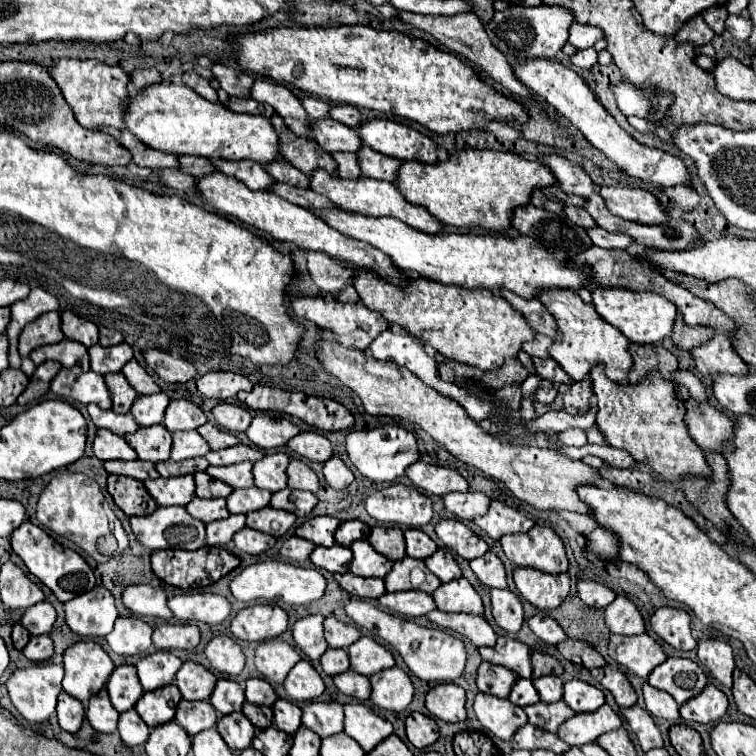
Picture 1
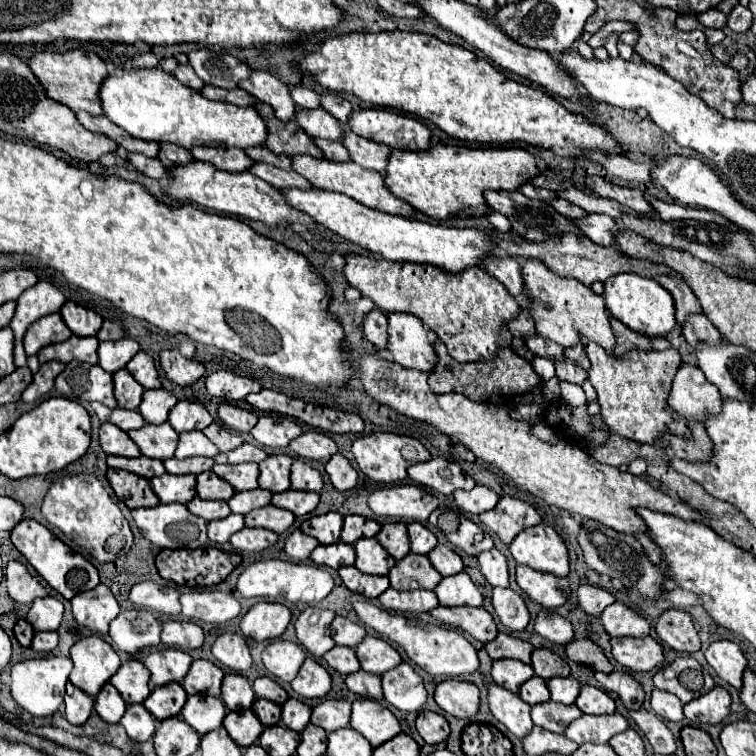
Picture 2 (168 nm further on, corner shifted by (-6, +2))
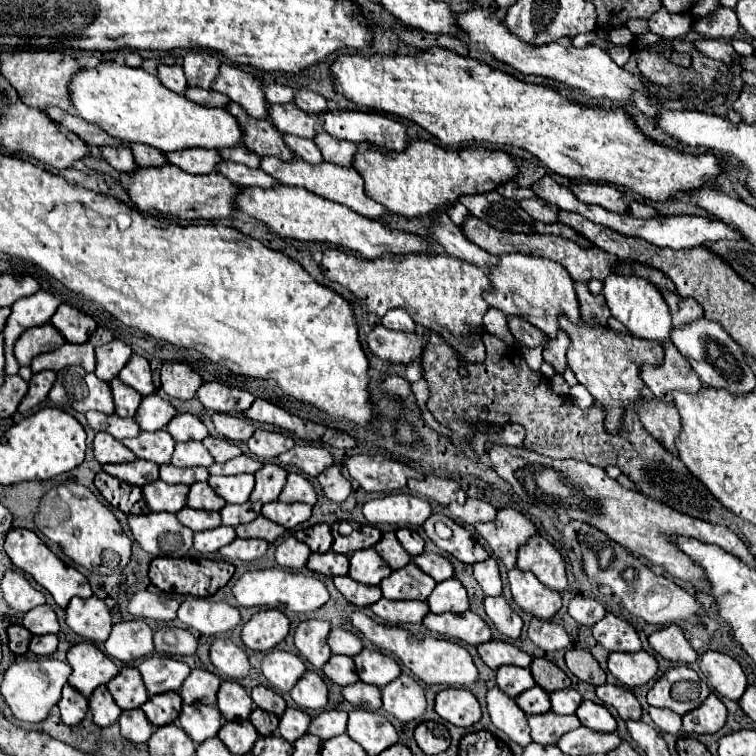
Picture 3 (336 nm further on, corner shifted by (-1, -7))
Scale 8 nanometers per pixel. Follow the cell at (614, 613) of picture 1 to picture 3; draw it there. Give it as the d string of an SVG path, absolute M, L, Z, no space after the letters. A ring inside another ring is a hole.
M607 614L593 626L593 638L609 652L633 652L641 650L637 630L619 616Z

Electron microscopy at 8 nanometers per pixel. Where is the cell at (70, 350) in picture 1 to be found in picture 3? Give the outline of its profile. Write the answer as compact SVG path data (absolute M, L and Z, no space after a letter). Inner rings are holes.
M83 342L83 344L63 344L61 348L47 352L47 354L39 354L33 362L31 362L31 370L33 372L41 372L41 370L61 370L65 366L73 366L79 364L83 366L87 372L95 372L95 352L93 352L93 344L91 342Z

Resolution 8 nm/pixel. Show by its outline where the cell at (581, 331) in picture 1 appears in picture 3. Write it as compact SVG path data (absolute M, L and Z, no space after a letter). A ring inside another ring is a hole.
M505 254L499 256L499 262L489 270L491 290L483 298L491 308L503 310L507 316L521 316L537 326L543 334L555 336L559 330L557 316L563 312L571 322L579 322L579 302L575 294L575 286L567 270L563 266L551 262L549 258L539 256L523 256L523 254Z

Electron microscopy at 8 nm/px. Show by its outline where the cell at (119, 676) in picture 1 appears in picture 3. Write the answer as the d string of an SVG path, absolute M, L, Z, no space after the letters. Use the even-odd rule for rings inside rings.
M133 666L121 668L121 672L107 684L107 688L121 710L139 708L149 698L147 690L143 686L143 678L141 678L139 670Z

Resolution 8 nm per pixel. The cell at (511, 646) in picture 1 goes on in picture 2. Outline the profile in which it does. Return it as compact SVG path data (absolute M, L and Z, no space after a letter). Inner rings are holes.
M498 633L498 637L490 643L486 643L486 651L492 659L516 659L522 663L530 663L530 653L532 653L532 645L512 637L508 633Z

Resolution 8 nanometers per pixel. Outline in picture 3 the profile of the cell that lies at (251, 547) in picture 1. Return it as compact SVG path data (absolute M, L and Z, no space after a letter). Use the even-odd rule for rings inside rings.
M235 538L231 544L223 546L219 552L227 560L251 562L251 560L261 558L267 552L267 546L269 544L265 540L239 540L239 538Z

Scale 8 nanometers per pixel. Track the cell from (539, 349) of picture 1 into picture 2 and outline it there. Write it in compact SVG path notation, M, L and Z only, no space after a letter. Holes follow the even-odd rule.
M520 311L518 319L510 321L510 333L514 337L520 337L520 339L536 335L536 327L534 327L534 321L532 321L532 317L530 317L528 311Z

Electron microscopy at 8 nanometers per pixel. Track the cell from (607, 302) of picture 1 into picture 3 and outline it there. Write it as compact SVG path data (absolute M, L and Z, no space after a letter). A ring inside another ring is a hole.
M609 274L605 278L605 286L603 286L603 294L607 298L607 306L611 310L611 314L625 324L625 328L639 338L647 338L647 340L655 340L655 342L663 342L669 338L671 334L671 314L669 314L669 306L663 300L659 288L655 284L651 284L649 280L641 278L641 276L623 276L623 274Z

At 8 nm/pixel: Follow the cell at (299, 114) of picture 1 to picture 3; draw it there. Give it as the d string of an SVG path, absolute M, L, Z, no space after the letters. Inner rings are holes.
M223 62L213 82L213 90L229 96L253 118L267 118L267 100L261 82L255 80L249 72L243 72L237 66Z

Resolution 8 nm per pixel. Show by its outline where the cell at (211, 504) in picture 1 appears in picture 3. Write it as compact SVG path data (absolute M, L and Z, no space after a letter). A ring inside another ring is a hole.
M185 506L183 510L179 510L177 518L179 518L179 522L183 526L191 528L193 532L211 530L211 528L217 528L221 524L219 512L203 512L203 510L193 510L189 506Z

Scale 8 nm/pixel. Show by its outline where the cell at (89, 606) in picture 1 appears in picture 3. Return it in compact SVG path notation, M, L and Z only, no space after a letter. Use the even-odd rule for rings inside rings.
M73 598L65 610L67 626L89 642L105 642L111 632L111 614L103 600Z

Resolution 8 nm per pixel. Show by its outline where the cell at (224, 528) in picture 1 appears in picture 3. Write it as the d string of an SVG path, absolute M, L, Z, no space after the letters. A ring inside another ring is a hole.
M219 526L219 528L213 528L213 530L197 532L195 538L193 538L193 548L197 552L209 554L209 552L217 552L221 546L225 546L233 540L235 540L235 528Z

